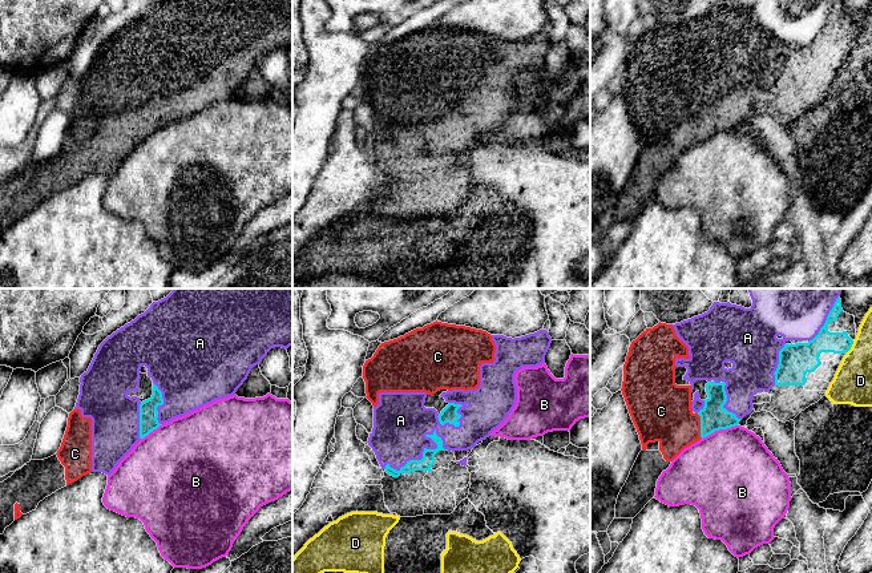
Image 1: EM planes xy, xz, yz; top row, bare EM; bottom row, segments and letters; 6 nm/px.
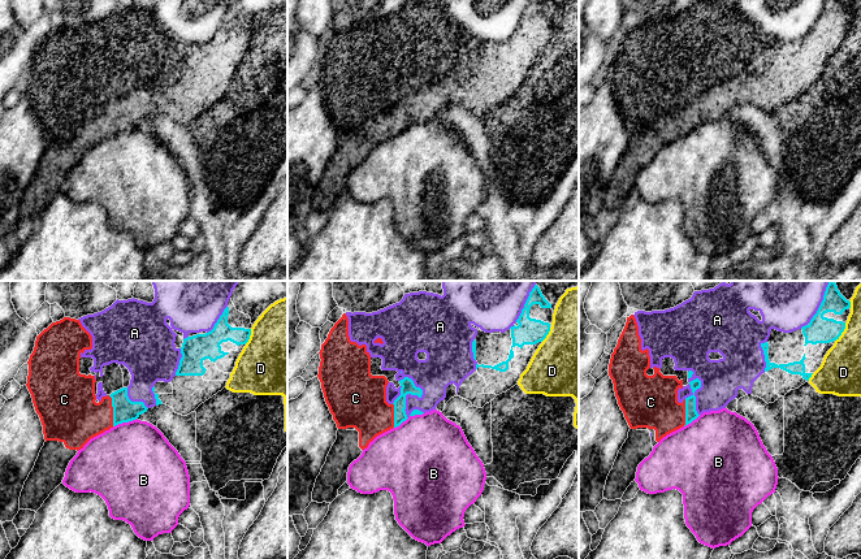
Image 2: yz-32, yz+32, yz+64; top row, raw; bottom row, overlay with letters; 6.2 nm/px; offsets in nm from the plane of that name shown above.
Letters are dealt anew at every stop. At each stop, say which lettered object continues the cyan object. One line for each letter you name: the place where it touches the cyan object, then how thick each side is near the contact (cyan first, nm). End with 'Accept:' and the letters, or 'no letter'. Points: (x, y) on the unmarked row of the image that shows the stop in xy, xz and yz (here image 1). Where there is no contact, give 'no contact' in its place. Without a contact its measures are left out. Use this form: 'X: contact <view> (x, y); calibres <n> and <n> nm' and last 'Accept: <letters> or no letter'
C: contact yz (701, 128); calibres 160 and 360 nm
Accept: C

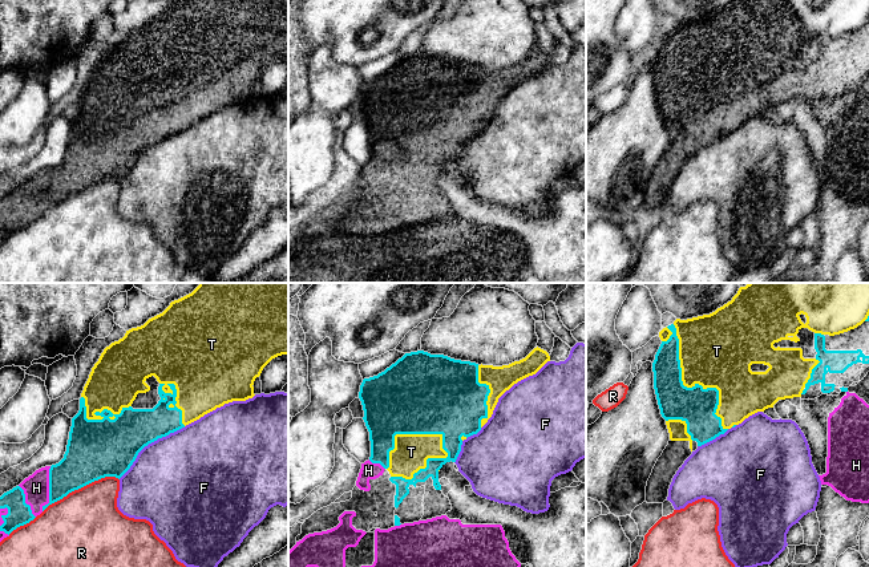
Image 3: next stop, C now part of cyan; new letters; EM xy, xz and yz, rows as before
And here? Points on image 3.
Accept: no letter

